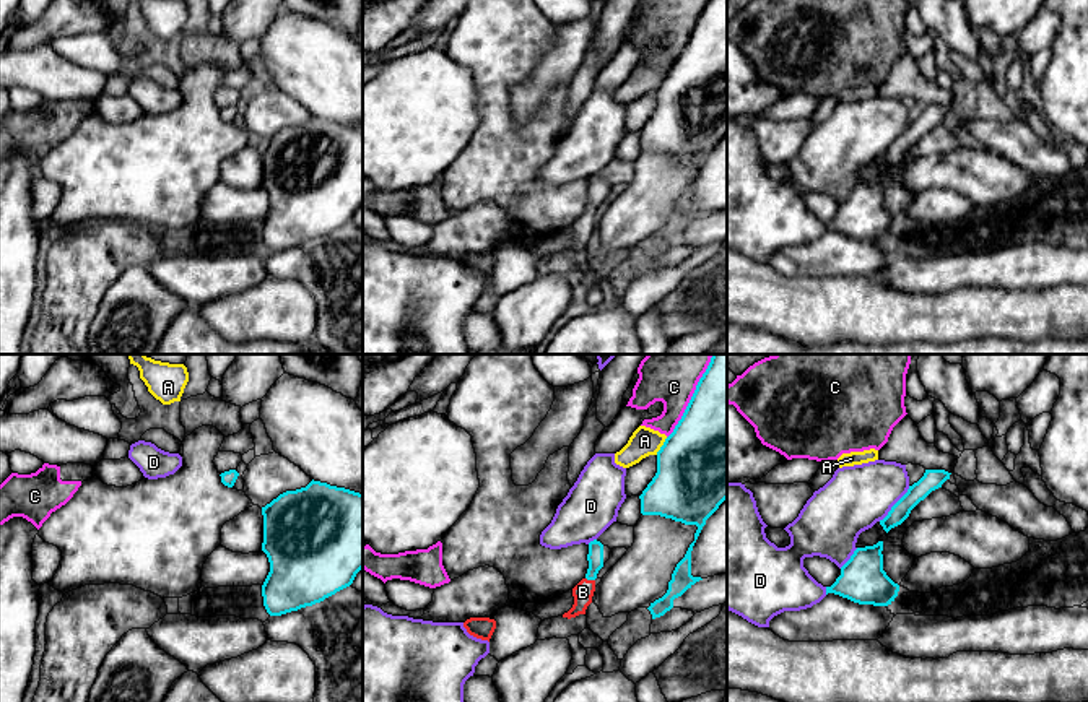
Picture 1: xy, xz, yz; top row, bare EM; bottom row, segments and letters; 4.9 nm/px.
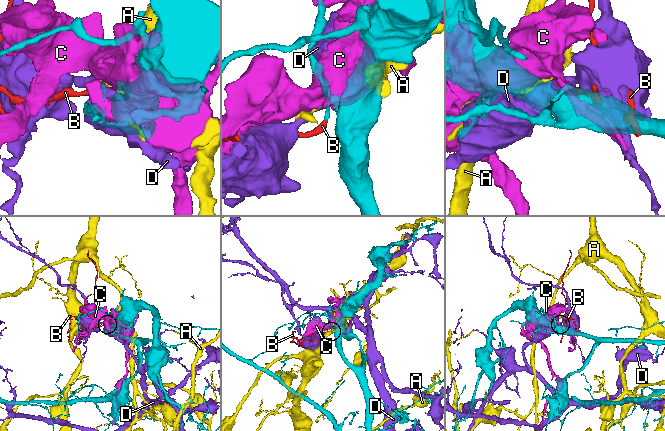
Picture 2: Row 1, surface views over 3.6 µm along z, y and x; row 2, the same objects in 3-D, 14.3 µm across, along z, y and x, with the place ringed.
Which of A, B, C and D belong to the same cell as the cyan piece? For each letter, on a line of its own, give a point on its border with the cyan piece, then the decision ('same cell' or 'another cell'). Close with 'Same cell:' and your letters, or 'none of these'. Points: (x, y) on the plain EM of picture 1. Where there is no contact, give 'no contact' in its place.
A: xz (662, 82) | another cell
B: xz (591, 215) | same cell
C: xz (690, 38) | another cell
D: yz (895, 140) | another cell
Same cell: B

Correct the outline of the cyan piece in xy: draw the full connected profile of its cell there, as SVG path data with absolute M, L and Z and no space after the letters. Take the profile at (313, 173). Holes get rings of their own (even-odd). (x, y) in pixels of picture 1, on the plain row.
M311 117L262 143L270 208L263 242L281 252L350 223L363 205L363 130Z

